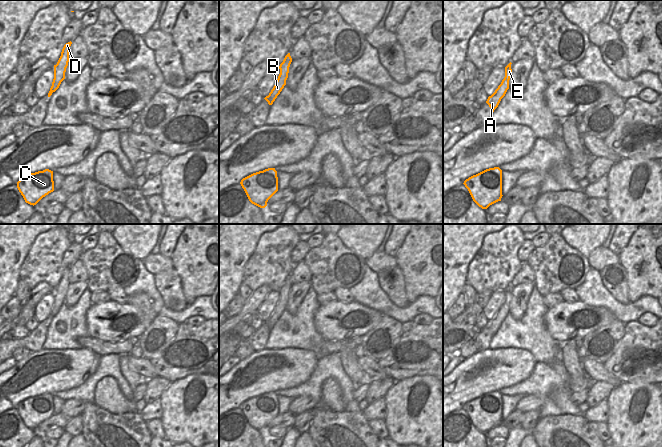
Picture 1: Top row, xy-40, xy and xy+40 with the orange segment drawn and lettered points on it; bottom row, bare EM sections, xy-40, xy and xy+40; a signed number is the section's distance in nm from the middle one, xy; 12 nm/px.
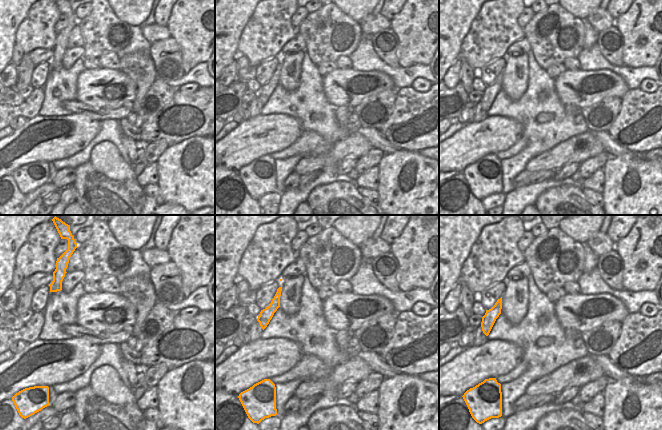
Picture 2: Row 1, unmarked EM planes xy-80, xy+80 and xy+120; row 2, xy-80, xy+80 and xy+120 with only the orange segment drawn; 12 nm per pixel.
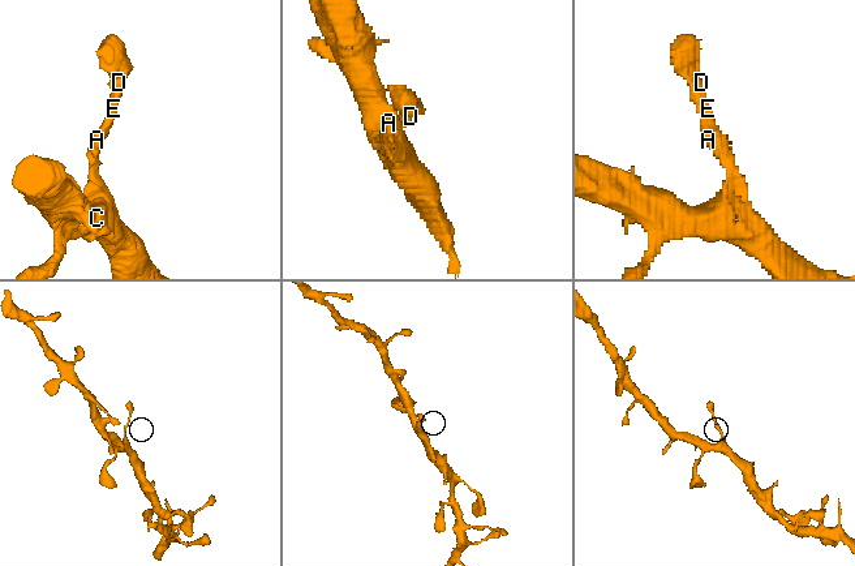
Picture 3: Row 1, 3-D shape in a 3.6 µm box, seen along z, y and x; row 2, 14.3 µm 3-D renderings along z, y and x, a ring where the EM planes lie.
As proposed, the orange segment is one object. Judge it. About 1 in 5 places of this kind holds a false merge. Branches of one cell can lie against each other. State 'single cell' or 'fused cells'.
single cell

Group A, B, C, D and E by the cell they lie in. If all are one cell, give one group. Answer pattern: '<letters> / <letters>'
A B C D E

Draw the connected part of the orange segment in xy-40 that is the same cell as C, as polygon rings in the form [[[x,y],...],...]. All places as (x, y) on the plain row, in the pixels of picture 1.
[[[45,393],[30,397],[17,406],[17,412],[25,426],[34,430],[54,415],[53,395]]]

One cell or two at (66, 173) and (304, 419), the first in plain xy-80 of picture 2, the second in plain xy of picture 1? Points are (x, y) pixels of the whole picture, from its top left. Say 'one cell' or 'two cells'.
two cells

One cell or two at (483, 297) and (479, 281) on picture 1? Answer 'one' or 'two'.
two

